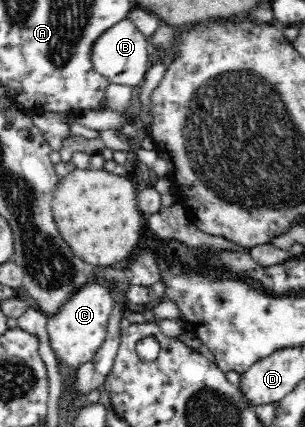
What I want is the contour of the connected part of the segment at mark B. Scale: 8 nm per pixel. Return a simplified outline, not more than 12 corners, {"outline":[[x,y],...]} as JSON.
{"outline":[[128,17],[93,42],[93,69],[141,86],[147,36]]}

